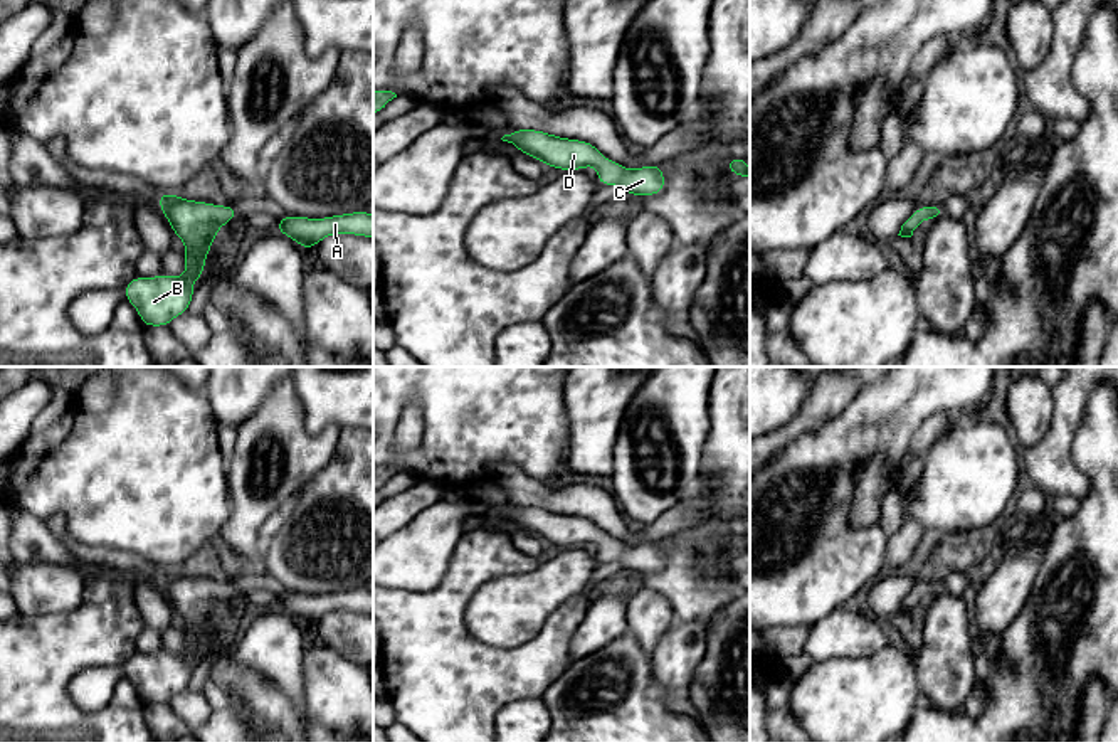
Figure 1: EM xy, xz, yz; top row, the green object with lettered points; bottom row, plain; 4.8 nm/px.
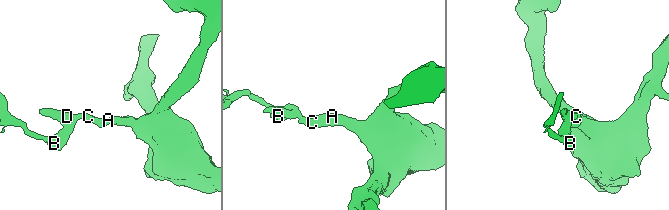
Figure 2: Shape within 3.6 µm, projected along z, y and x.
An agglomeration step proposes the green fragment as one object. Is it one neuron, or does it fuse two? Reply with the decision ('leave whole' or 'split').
leave whole

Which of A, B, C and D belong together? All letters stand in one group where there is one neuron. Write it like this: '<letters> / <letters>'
A B C D

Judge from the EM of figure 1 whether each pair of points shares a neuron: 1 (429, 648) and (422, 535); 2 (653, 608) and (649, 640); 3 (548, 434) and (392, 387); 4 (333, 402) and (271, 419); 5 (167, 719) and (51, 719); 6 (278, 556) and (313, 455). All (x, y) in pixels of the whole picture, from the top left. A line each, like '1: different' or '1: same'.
1: different
2: same
3: same
4: different
5: different
6: different

